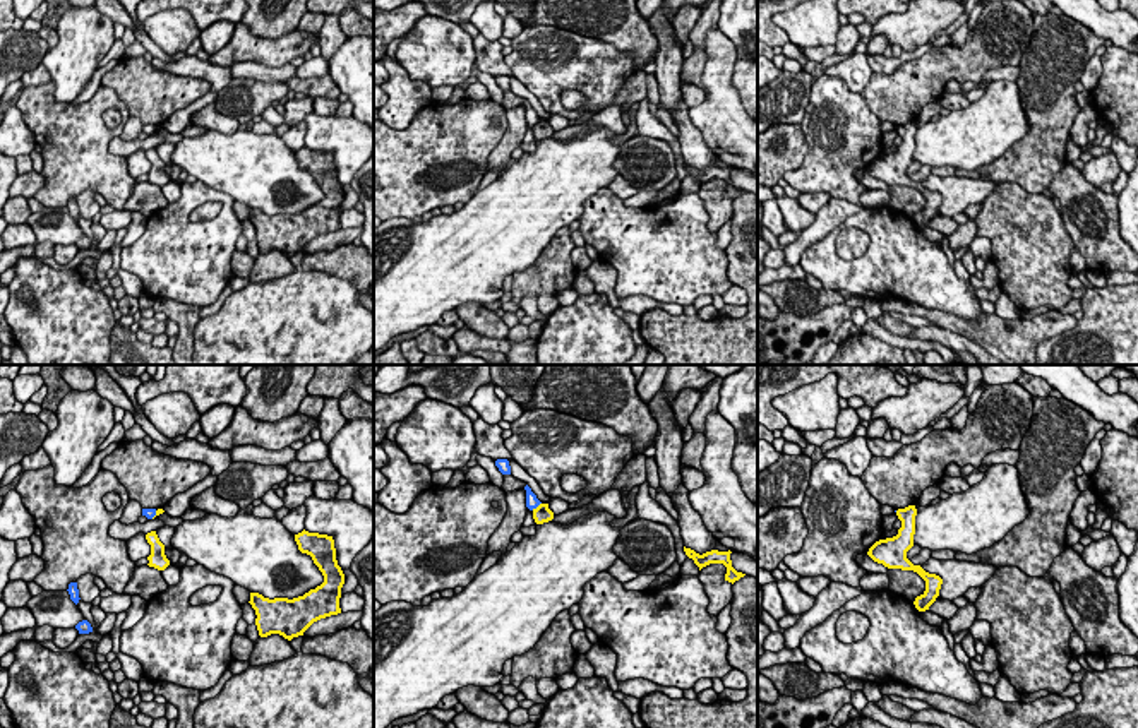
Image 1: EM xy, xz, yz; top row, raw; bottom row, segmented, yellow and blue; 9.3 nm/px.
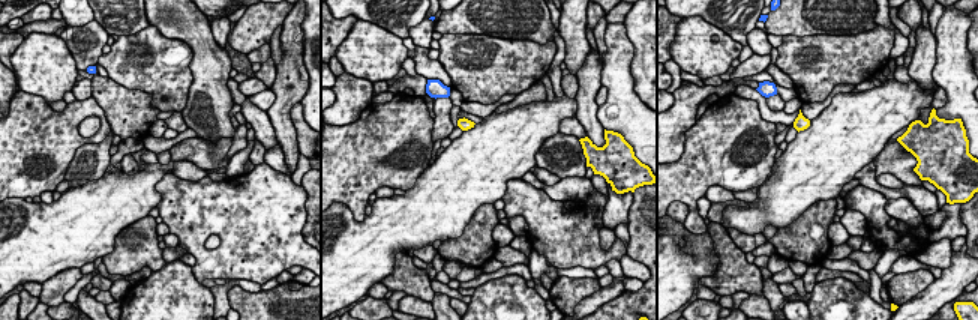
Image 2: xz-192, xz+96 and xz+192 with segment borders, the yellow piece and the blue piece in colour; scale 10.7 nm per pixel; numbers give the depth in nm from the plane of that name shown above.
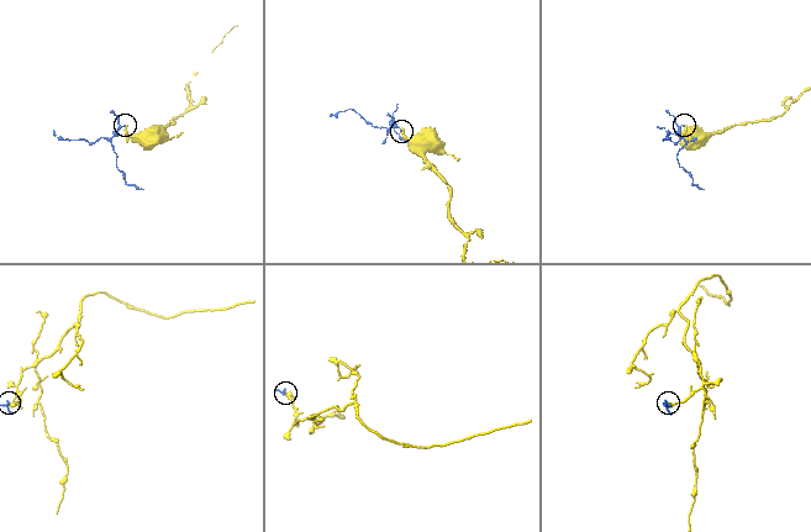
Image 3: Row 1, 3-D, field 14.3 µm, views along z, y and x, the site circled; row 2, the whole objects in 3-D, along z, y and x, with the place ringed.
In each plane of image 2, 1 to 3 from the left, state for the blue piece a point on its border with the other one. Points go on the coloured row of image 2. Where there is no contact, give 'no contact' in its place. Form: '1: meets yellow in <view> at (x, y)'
1: no contact
2: no contact
3: no contact

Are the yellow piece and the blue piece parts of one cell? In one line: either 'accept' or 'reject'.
reject

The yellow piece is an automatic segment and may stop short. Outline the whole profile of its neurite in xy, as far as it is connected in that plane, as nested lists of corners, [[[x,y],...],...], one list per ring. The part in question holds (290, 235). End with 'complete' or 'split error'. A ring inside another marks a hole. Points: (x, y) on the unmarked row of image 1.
[[[303,146],[295,151],[295,158],[302,170],[312,173],[324,192],[324,199],[293,216],[269,216],[259,209],[250,209],[249,219],[255,226],[255,242],[261,254],[279,250],[291,257],[293,254],[303,252],[314,238],[341,230],[339,214],[344,190],[336,176],[332,152]]] | complete

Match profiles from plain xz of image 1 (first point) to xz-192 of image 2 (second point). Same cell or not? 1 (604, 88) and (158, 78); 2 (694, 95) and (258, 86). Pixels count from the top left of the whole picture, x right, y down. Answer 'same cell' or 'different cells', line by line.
1: same cell
2: same cell

